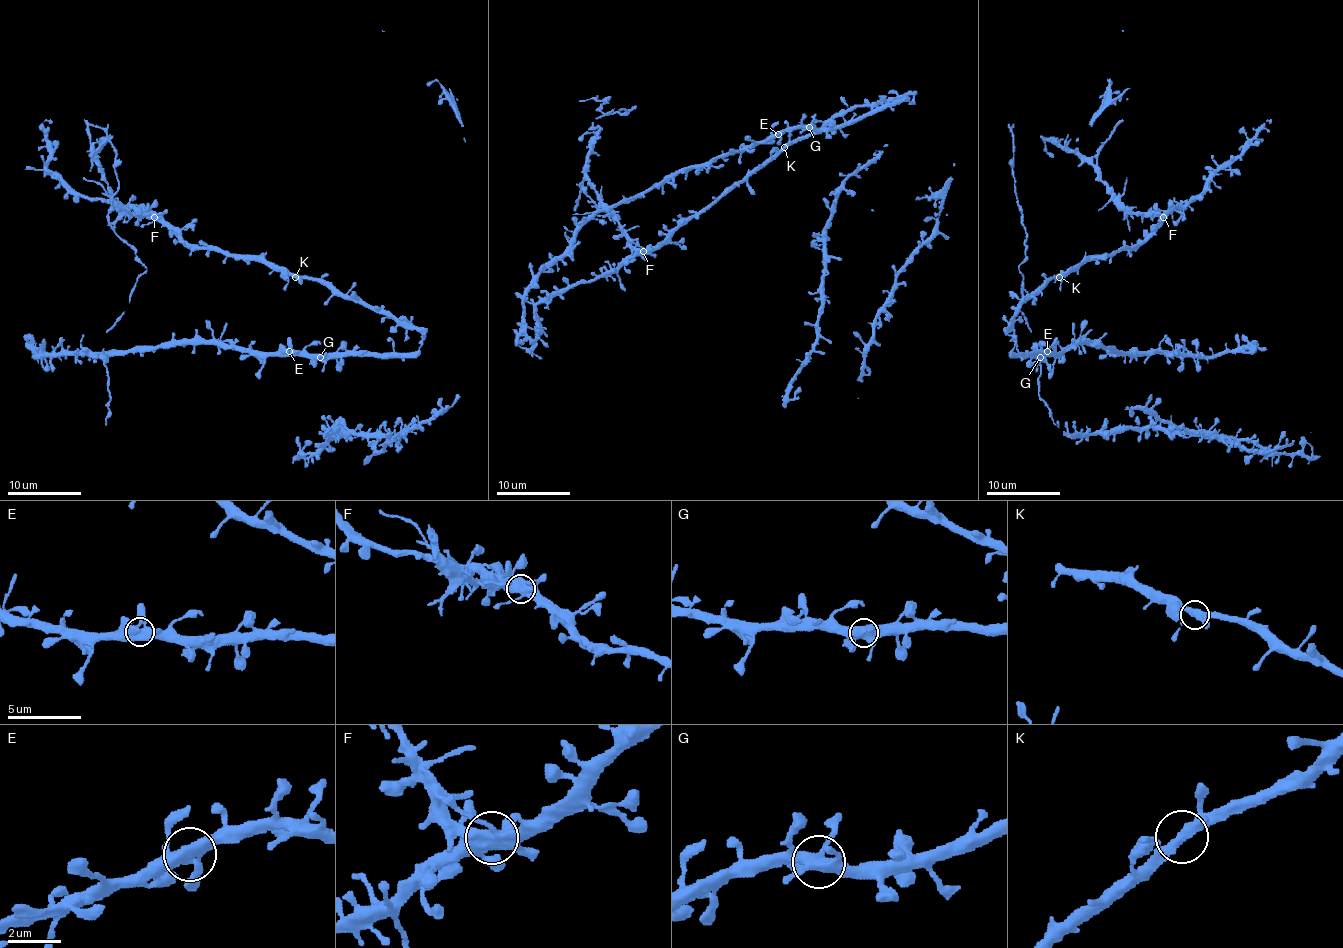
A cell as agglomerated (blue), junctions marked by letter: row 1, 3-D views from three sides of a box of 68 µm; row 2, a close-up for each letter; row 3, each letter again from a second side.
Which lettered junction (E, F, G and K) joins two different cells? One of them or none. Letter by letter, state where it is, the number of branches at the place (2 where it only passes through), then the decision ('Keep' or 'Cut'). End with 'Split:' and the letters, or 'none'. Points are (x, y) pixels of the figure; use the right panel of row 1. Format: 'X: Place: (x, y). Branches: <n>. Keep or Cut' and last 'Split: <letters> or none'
E: Place: (1047, 351). Branches: 4. Keep
F: Place: (1163, 217). Branches: 6. Cut
G: Place: (1040, 357). Branches: 5. Keep
K: Place: (1059, 277). Branches: 4. Keep
Split: F

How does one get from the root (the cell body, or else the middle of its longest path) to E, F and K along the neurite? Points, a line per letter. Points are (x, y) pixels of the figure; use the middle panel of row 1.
E: (796, 142), (855, 107), (912, 96), (912, 101), (887, 103), (839, 125), (785, 127), (778, 134)
F: (796, 142), (787, 142), (705, 208), (686, 217), (662, 241), (644, 250)
K: (796, 142), (789, 142), (784, 147)

